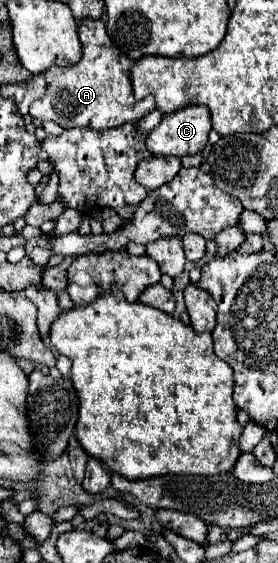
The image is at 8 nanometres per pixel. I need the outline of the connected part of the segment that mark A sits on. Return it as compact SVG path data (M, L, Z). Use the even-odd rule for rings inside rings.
M102 19L80 21L78 35L82 39L82 59L74 65L60 67L52 65L46 69L46 95L32 103L30 115L40 121L54 121L64 129L72 127L92 127L98 131L120 127L128 121L142 119L156 109L154 97L148 96L140 101L134 99L130 69L132 59L122 55L106 33Z

